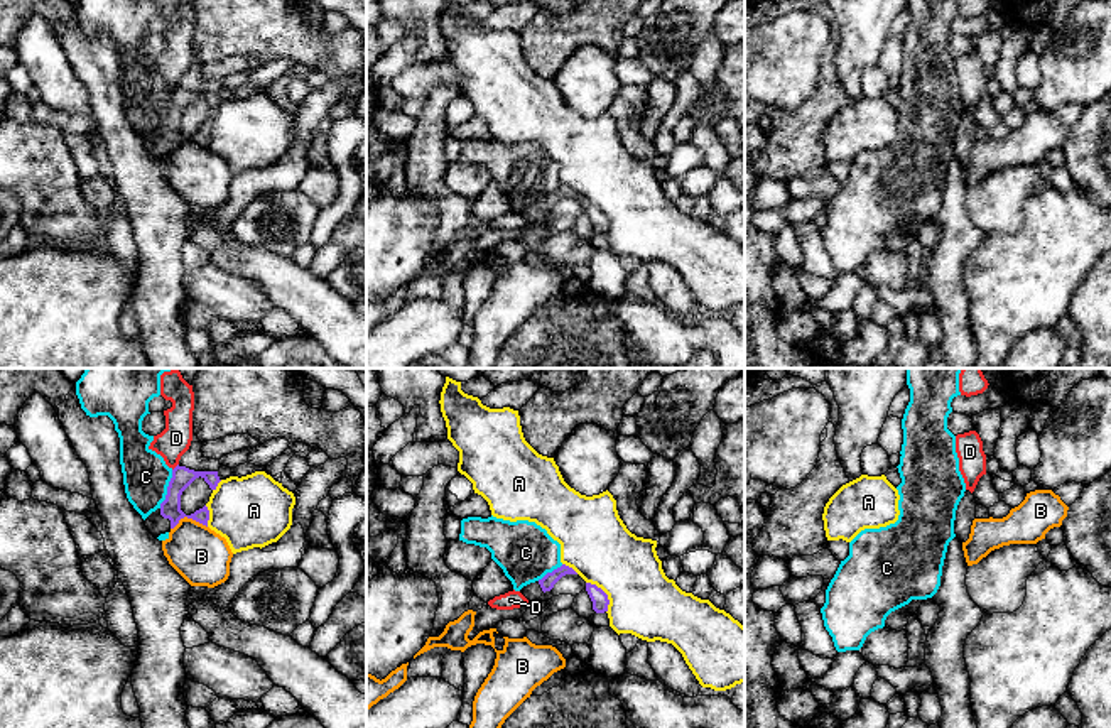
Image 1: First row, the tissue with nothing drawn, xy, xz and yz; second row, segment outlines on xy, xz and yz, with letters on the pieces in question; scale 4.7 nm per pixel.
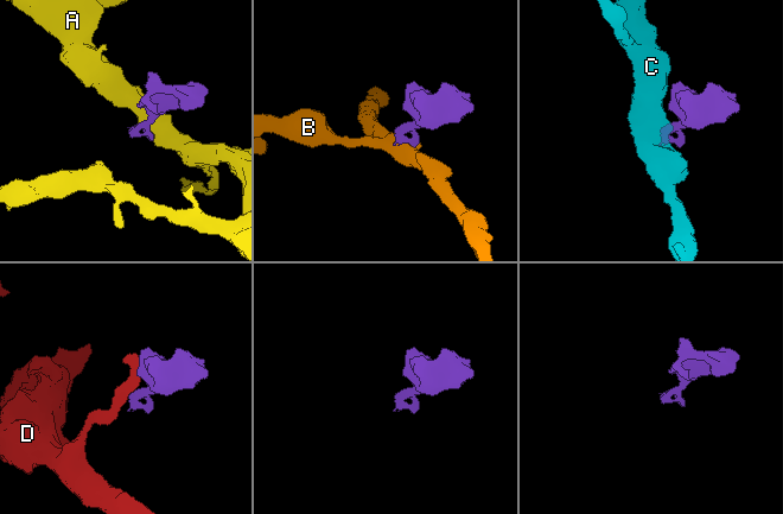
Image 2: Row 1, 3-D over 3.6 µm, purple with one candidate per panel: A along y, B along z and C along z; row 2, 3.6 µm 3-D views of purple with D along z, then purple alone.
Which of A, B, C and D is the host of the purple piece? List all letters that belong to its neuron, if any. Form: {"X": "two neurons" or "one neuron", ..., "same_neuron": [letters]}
{"A": "two neurons", "B": "two neurons", "C": "two neurons", "D": "two neurons", "same_neuron": []}

